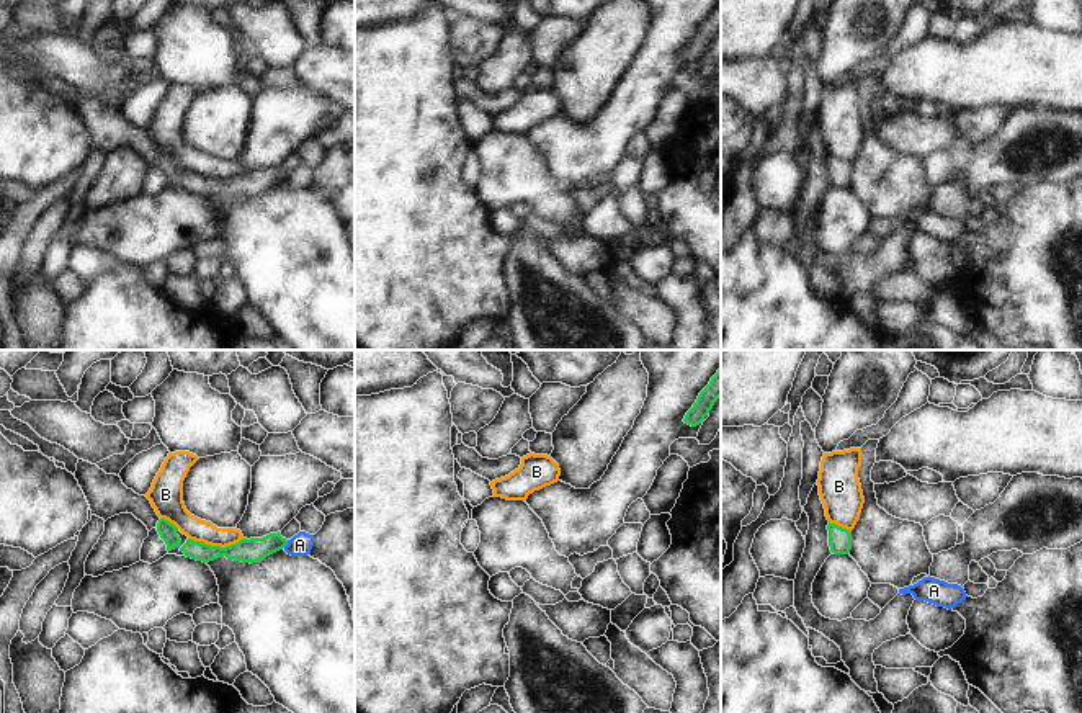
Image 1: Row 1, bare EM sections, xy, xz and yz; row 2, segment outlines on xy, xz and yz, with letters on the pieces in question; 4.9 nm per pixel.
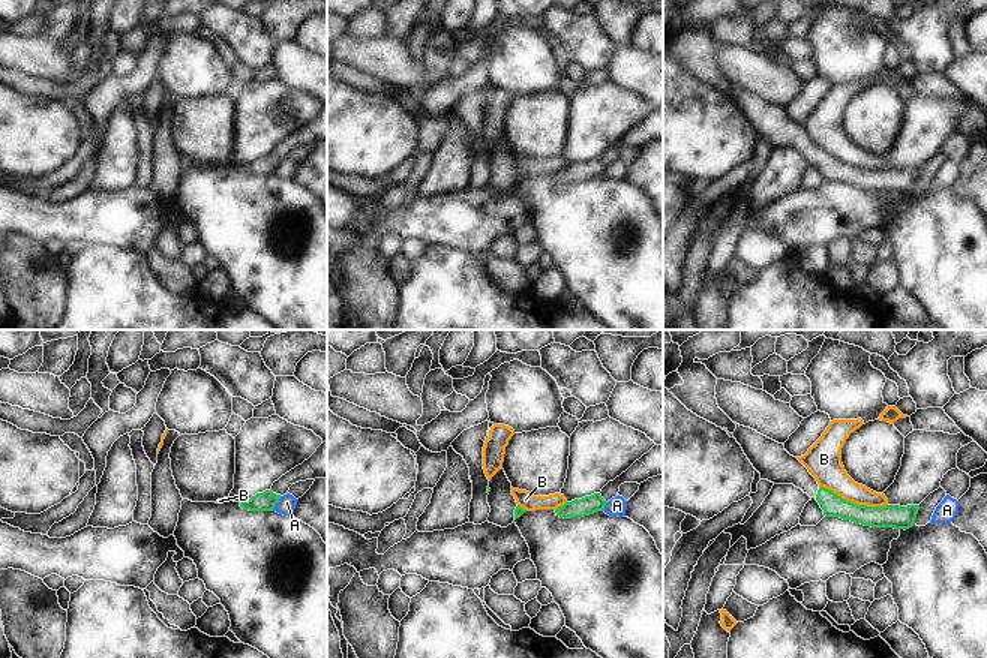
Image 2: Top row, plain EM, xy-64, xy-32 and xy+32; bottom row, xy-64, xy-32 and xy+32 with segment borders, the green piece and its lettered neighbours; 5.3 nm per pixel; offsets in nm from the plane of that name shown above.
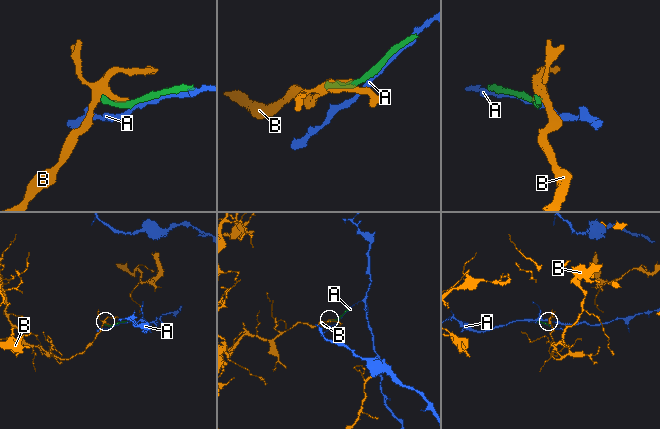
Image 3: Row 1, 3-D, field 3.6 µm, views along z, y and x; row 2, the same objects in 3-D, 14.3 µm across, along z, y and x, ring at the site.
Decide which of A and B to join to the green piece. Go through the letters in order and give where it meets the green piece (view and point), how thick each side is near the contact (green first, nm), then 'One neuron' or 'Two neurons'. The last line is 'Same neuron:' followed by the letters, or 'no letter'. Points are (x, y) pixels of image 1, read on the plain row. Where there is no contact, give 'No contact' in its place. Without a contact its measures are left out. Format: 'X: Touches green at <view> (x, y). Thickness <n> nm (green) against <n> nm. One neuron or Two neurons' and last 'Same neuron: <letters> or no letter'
A: Touches green at xy (286, 177). Thickness 120 nm (green) against 110 nm. Two neurons
B: Touches green at xy (216, 180). Thickness 120 nm (green) against 110 nm. Two neurons
Same neuron: no letter.

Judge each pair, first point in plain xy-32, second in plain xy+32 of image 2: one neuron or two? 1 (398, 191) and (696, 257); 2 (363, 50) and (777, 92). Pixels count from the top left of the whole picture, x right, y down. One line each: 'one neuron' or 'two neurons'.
1: one neuron
2: one neuron

